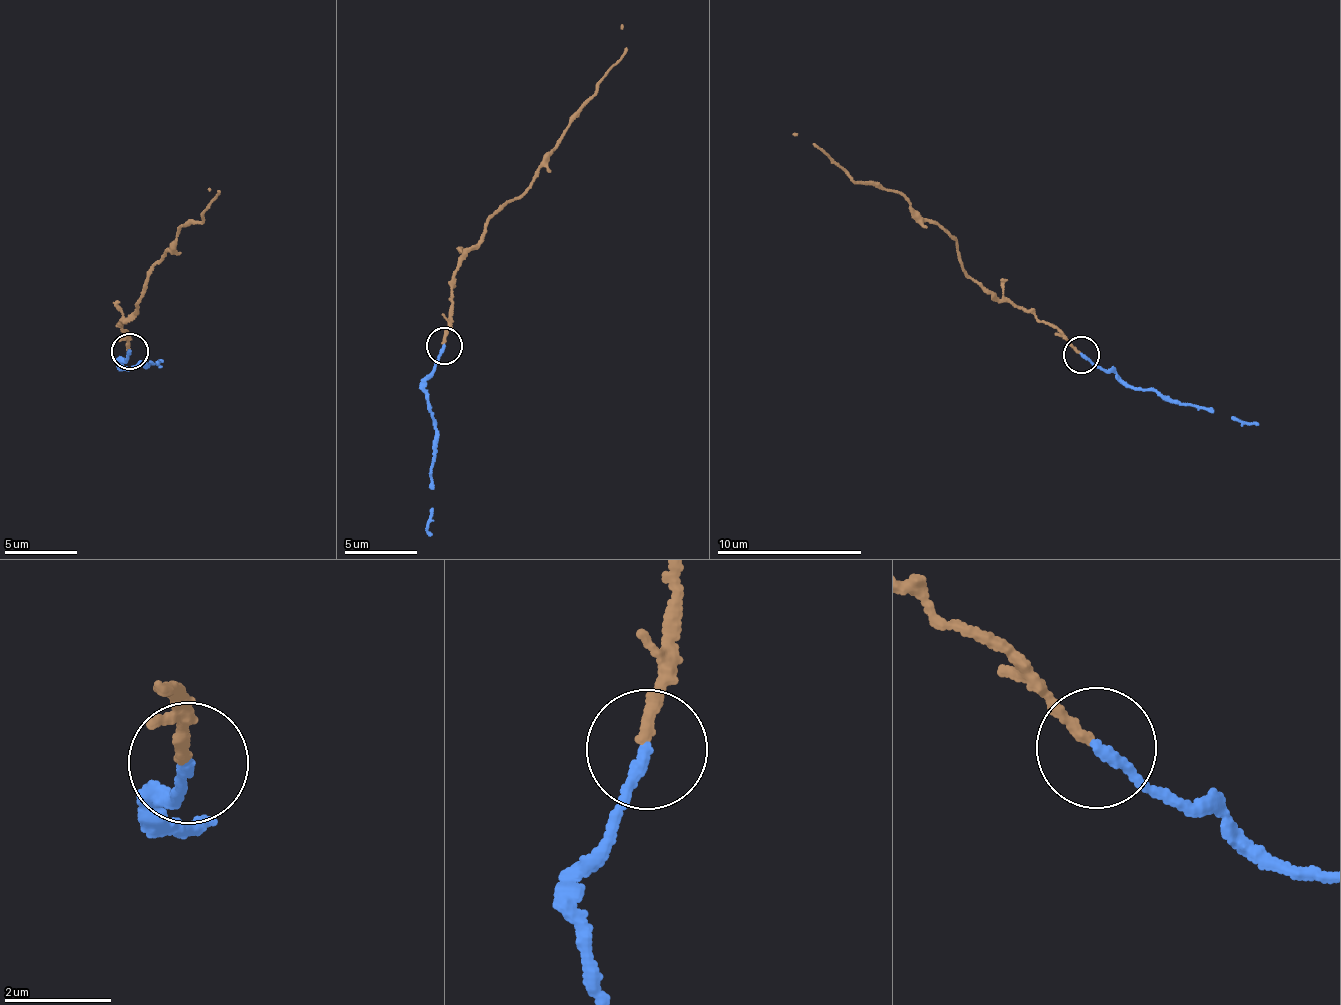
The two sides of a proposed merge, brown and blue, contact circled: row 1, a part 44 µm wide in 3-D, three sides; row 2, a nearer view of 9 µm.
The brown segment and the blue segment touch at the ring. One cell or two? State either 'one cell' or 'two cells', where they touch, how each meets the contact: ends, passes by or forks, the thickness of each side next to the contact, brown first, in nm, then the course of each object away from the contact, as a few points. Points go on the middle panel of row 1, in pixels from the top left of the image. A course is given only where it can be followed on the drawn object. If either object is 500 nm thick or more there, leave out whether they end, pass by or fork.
one cell; at (444, 345); brown ends there; blue ends there; 200 nm thick on the brown side, 190 nm on the other; brown runs (443, 344), (456, 261), (492, 217), (514, 200), (554, 151), (568, 122), (587, 104), (625, 50), (623, 22); blue runs (443, 344), (426, 398), (436, 432), (427, 526), (431, 536)

